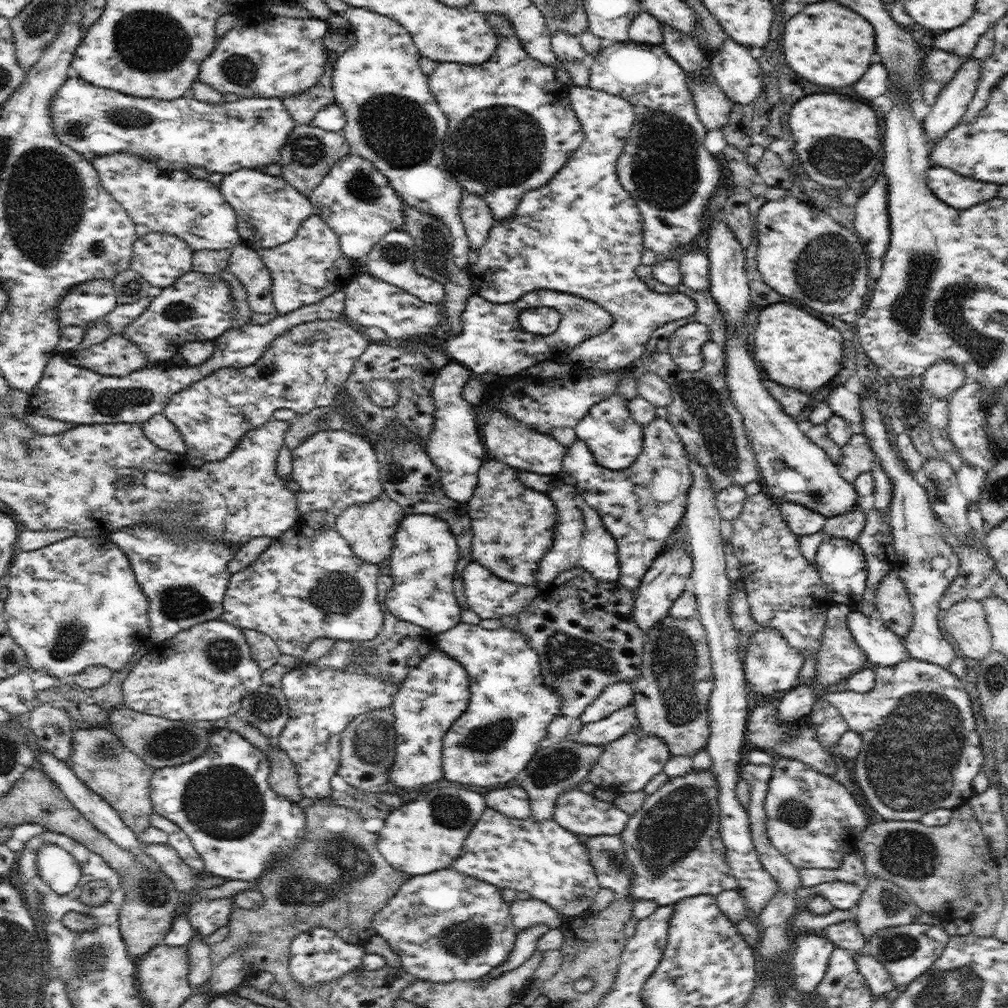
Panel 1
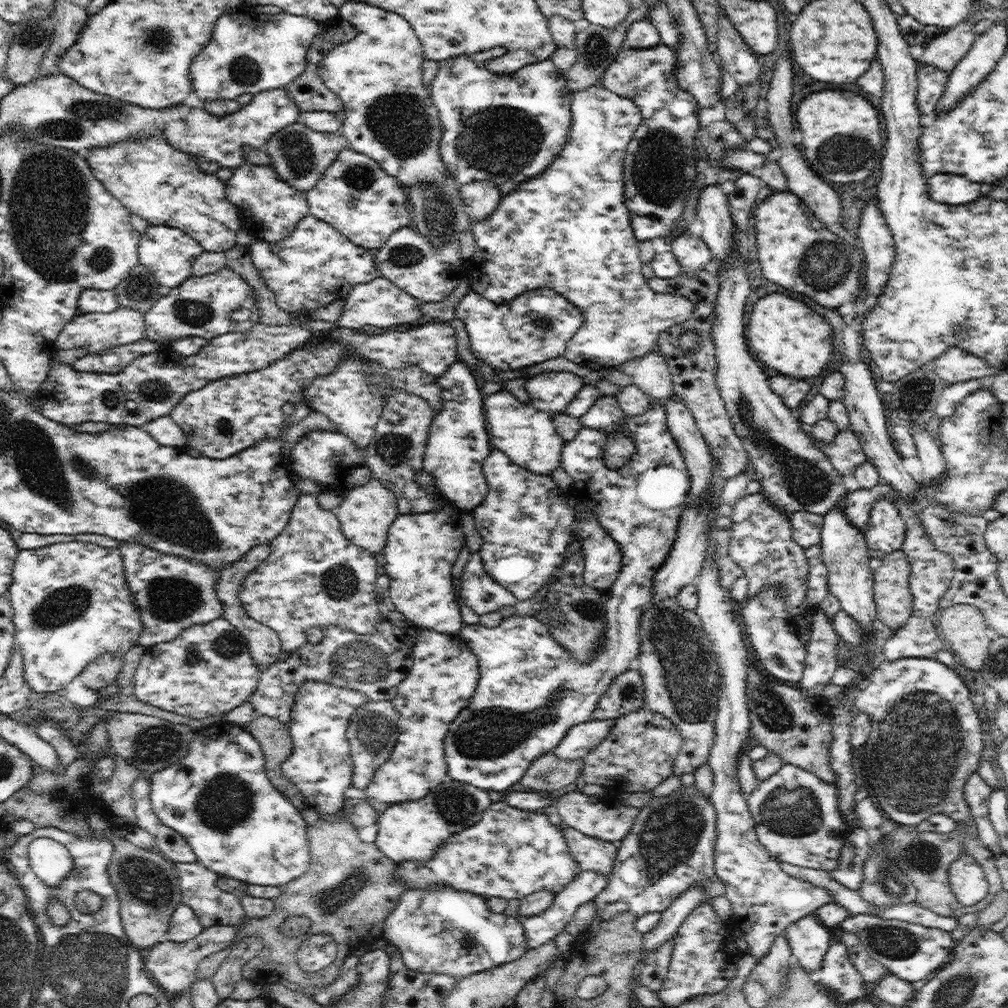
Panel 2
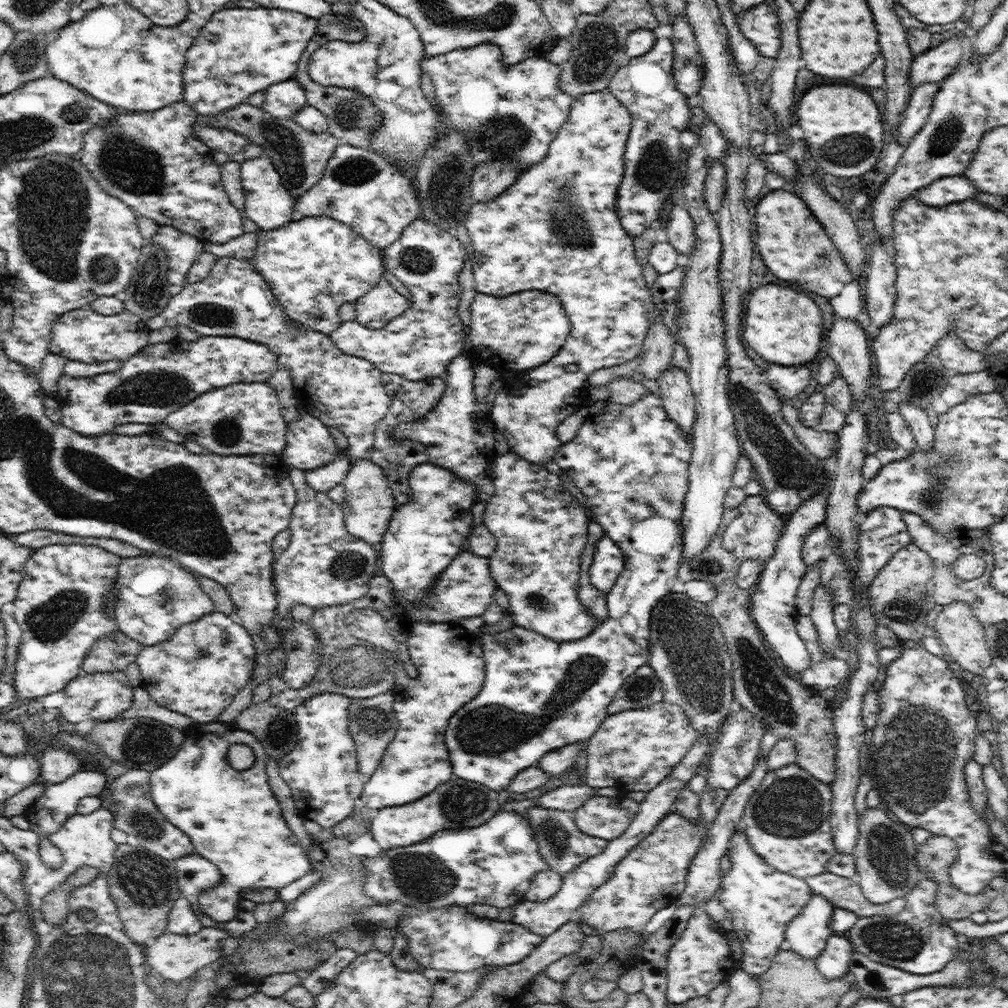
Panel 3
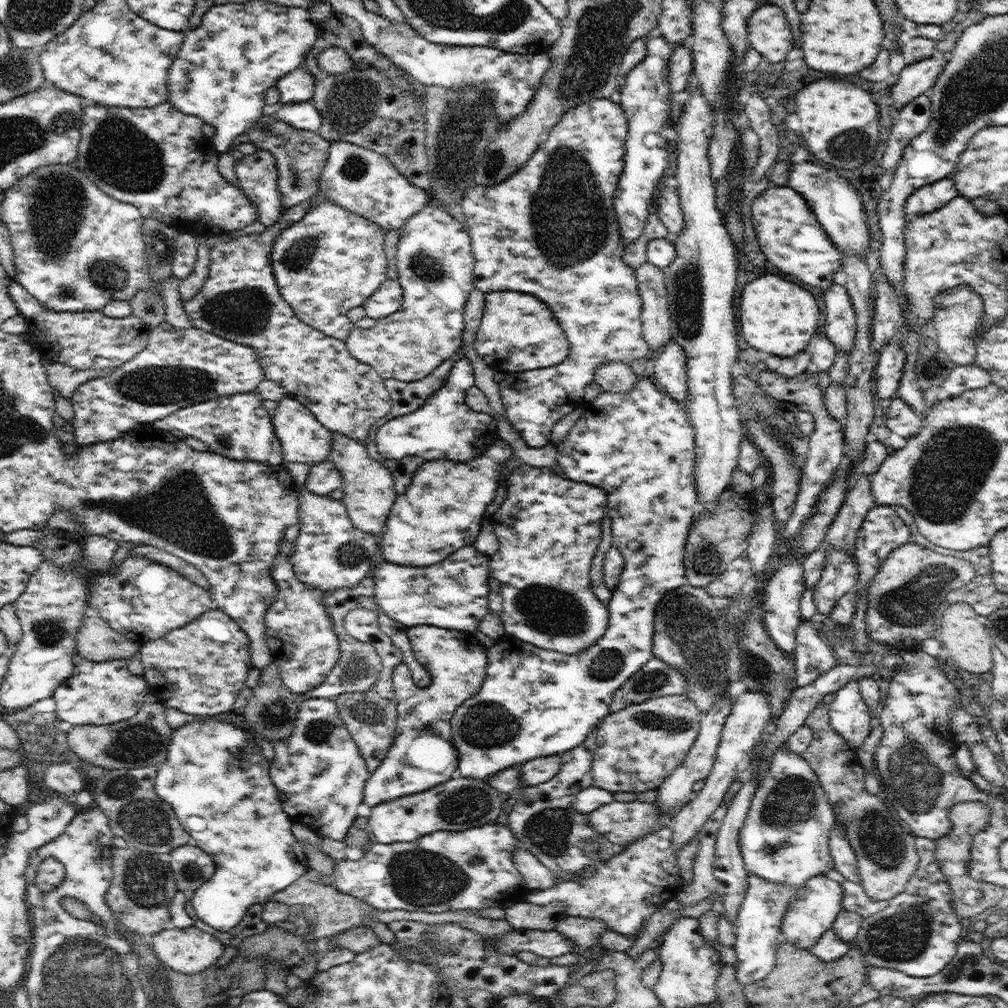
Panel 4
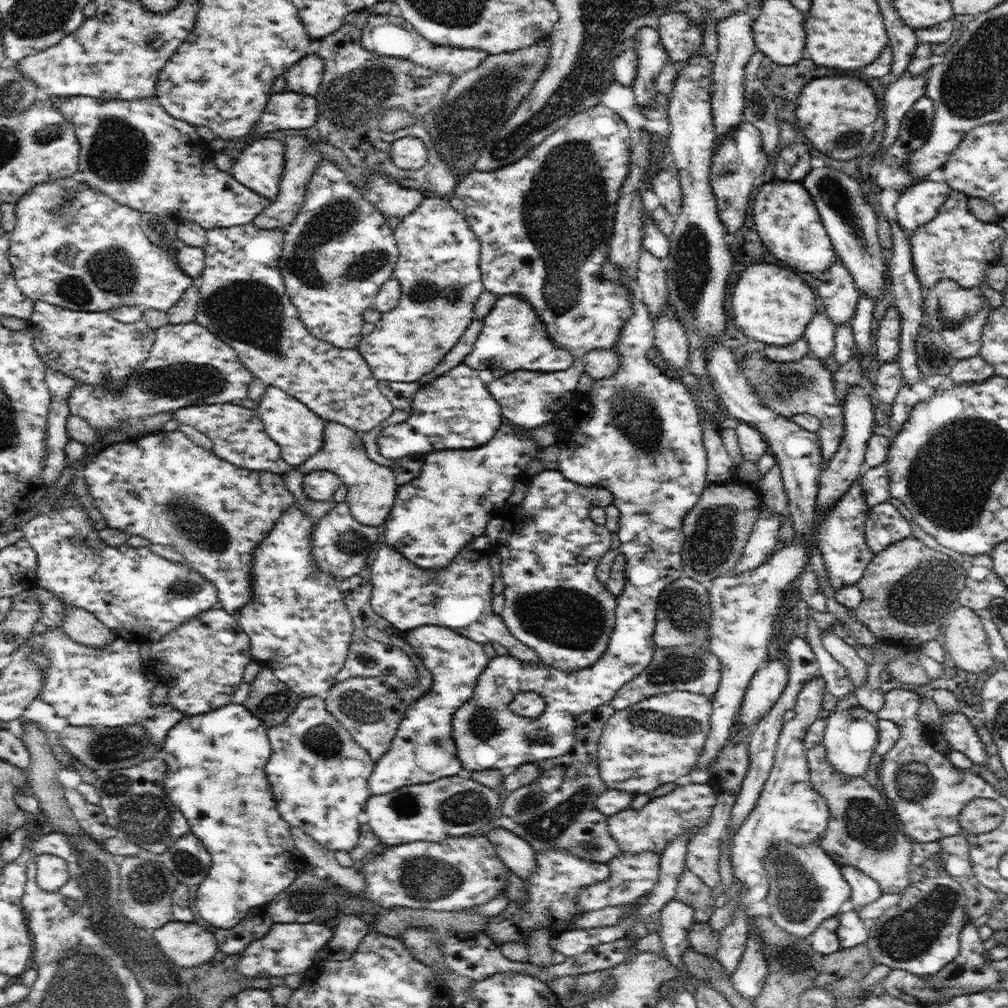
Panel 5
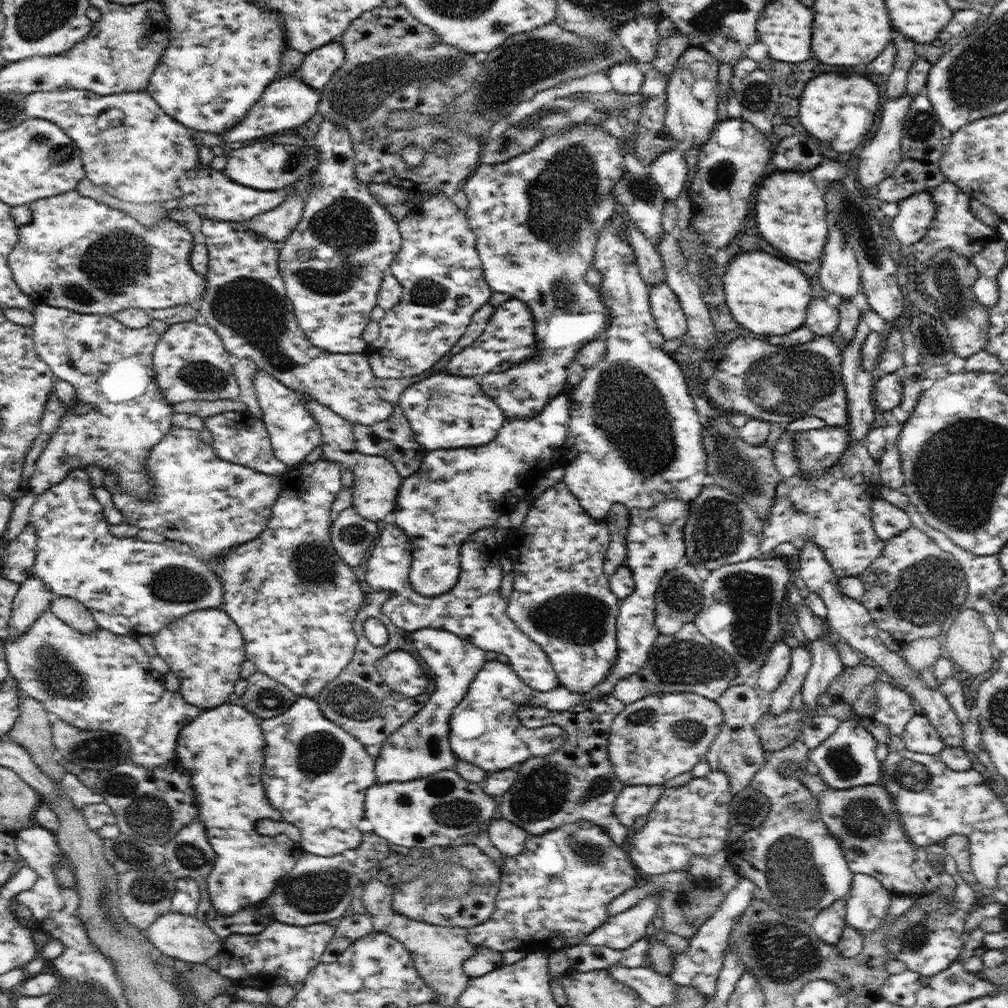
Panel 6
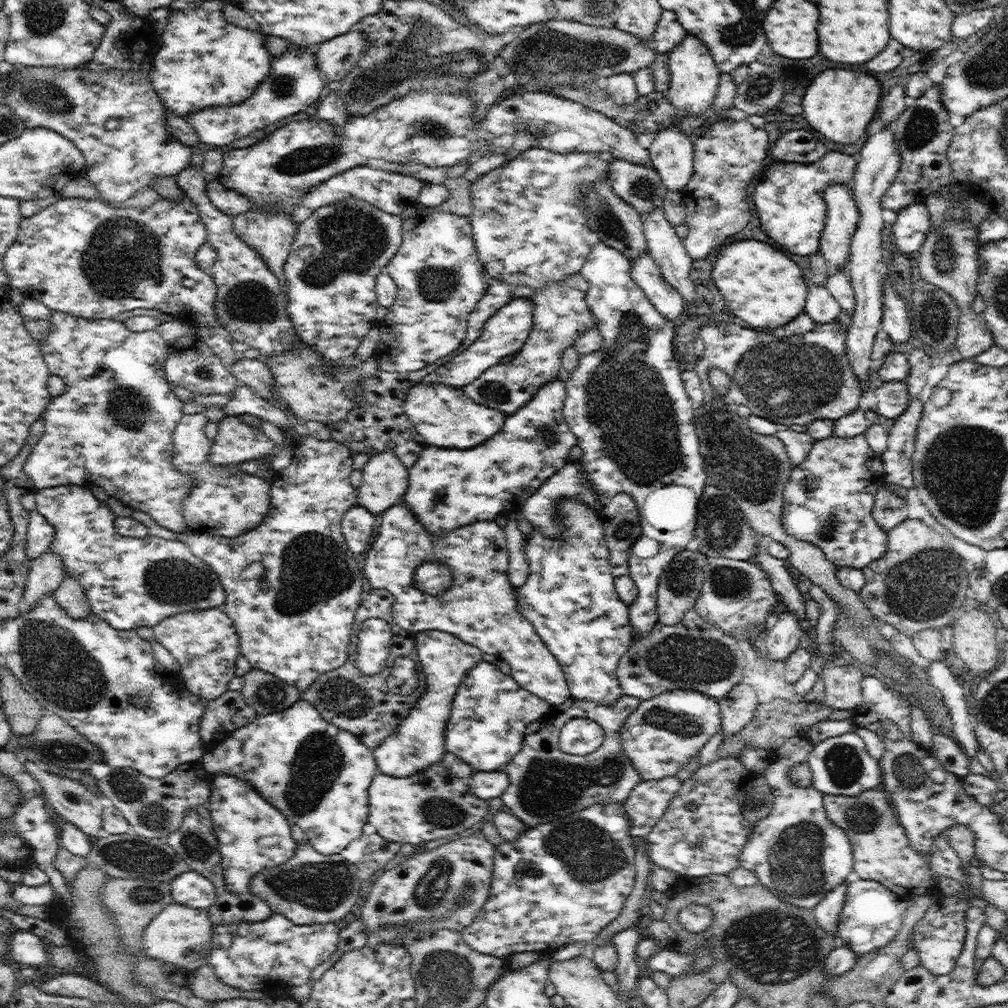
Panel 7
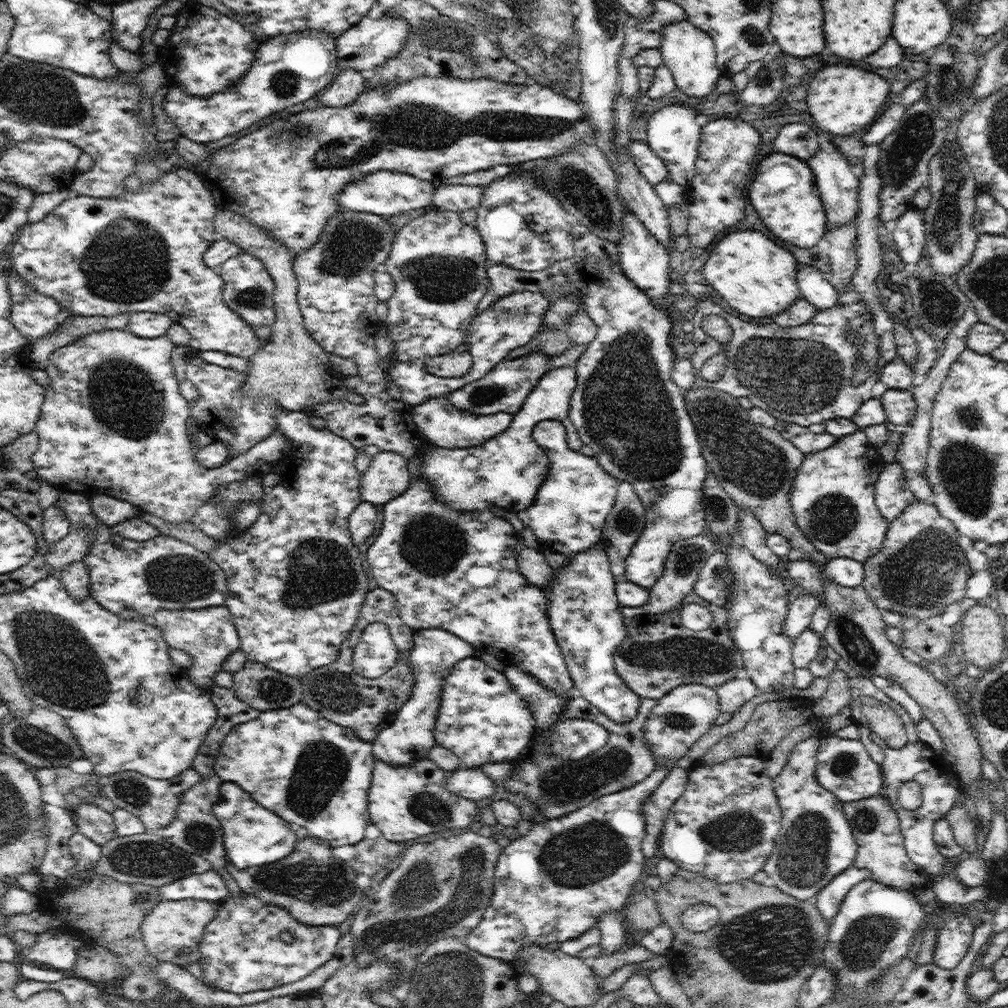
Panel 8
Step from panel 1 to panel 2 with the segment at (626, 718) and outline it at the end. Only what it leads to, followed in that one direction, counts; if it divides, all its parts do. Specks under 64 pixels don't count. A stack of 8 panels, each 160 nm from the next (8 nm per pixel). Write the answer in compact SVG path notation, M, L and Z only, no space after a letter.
M592 718L588 722L570 727L562 742L554 750L556 757L564 761L583 760L592 750L596 750L596 747L602 744L614 721L614 718L608 720Z

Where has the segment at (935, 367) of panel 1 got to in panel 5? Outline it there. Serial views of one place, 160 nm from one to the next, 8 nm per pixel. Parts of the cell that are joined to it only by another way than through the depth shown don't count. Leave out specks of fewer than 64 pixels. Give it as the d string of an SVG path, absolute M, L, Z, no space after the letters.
M942 278L942 282L925 292L924 310L929 328L942 336L954 358L959 361L979 354L982 347L982 330L993 310L979 289L962 288L958 282Z

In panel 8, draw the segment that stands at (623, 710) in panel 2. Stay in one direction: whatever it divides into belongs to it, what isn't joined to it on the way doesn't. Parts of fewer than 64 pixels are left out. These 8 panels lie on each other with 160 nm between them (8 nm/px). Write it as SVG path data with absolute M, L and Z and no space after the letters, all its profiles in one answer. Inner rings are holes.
M694 591L685 596L681 604L670 612L664 614L640 612L638 616L628 616L625 619L627 630L625 641L621 642L620 646L615 650L614 664L618 676L622 678L630 690L633 690L642 699L651 698L658 700L673 688L688 683L706 685L717 689L727 680L748 678L754 684L747 670L743 667L743 658L741 657L740 650L738 650L738 647L730 636L730 631L727 627L728 621L729 614L723 606L712 605L701 596L698 596ZM688 603L697 603L711 609L713 619L710 627L704 631L693 631L682 624L681 607Z

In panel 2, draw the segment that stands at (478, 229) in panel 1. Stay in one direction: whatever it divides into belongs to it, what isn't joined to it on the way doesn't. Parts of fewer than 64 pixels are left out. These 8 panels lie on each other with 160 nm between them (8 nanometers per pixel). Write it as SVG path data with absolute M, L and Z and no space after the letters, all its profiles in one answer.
M492 181L469 182L459 191L471 224L489 217L498 208L502 197L501 190Z

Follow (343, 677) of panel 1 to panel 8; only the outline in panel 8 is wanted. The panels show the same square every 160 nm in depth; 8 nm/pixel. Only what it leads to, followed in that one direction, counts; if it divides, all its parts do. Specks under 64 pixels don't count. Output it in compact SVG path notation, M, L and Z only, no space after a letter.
M299 702L290 708L260 712L256 719L233 726L218 751L214 772L223 782L244 788L264 809L274 810L274 814L293 827L303 826L309 835L334 848L359 843L365 828L373 824L368 813L368 790L375 762L370 742Z

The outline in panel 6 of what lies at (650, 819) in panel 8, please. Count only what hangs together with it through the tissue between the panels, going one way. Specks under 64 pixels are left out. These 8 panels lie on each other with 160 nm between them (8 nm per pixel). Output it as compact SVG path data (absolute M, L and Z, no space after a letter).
M662 785L624 786L614 801L614 814L627 828L632 828L638 817L648 817L663 793Z

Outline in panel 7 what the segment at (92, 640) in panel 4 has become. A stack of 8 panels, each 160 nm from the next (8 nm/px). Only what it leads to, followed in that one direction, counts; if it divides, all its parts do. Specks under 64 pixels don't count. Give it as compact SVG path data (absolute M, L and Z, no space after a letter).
M66 576L53 595L59 605L76 619L83 619L91 613L89 598L86 596L85 590L72 577Z

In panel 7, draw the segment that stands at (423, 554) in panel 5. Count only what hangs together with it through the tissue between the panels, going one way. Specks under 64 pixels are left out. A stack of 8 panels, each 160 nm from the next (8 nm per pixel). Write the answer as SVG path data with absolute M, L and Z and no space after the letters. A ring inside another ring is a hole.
M560 379L547 382L534 394L526 406L507 415L504 426L492 438L471 449L445 449L427 446L418 460L408 469L409 485L401 502L406 503L411 513L425 524L436 538L444 538L444 533L470 523L494 521L498 514L508 515L521 512L525 500L534 494L542 483L568 464L568 452L577 445L576 435L569 429L563 415L566 397L565 382ZM544 429L555 432L555 442L549 444L543 437ZM437 558L427 560L415 572L414 584L431 595L438 595L449 589L451 572L449 566Z

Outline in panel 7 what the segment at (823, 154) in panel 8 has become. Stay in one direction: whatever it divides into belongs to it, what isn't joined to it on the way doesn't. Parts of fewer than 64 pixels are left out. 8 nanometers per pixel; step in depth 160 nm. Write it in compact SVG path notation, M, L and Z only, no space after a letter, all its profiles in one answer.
M830 183L823 194L827 215L820 235L818 253L826 259L830 273L847 268L852 237L859 223L859 210L853 193L844 183Z

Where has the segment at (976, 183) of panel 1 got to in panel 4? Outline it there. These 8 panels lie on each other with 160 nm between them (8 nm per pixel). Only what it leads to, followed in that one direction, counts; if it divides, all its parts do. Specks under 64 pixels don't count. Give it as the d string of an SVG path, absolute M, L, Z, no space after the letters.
M951 176L922 185L907 198L905 204L906 218L910 220L916 218L918 214L939 211L958 195L959 192Z

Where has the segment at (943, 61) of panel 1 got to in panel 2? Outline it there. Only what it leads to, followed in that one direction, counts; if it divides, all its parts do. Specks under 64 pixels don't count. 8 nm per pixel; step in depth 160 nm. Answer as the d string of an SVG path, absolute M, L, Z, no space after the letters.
M916 64L917 103L922 126L931 125L937 117L936 105L944 94L949 73L931 65Z

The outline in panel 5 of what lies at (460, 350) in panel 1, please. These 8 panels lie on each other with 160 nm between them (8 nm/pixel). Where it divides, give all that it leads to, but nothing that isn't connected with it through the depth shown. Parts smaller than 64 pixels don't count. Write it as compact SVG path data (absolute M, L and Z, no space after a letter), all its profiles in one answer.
M506 294L497 296L496 305L483 318L482 331L464 362L477 371L503 368L506 371L524 369L546 373L570 369L573 358L567 350L552 341L552 337L546 333L544 322L530 303Z

